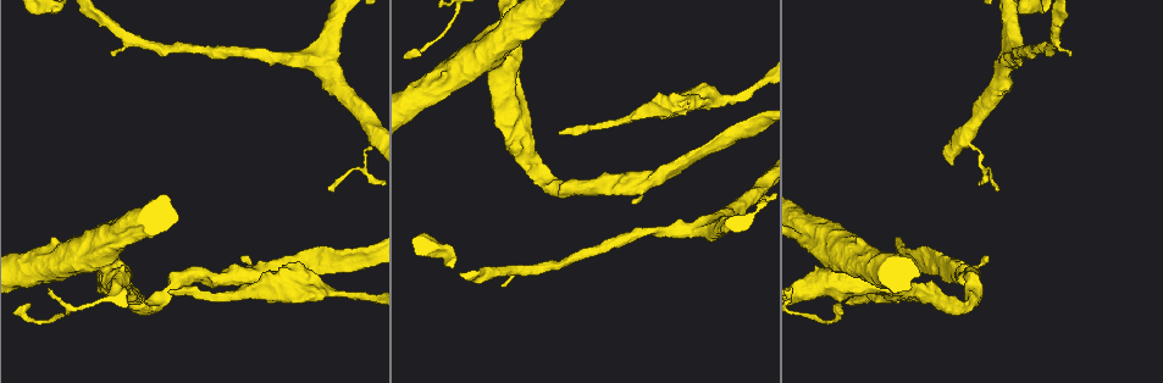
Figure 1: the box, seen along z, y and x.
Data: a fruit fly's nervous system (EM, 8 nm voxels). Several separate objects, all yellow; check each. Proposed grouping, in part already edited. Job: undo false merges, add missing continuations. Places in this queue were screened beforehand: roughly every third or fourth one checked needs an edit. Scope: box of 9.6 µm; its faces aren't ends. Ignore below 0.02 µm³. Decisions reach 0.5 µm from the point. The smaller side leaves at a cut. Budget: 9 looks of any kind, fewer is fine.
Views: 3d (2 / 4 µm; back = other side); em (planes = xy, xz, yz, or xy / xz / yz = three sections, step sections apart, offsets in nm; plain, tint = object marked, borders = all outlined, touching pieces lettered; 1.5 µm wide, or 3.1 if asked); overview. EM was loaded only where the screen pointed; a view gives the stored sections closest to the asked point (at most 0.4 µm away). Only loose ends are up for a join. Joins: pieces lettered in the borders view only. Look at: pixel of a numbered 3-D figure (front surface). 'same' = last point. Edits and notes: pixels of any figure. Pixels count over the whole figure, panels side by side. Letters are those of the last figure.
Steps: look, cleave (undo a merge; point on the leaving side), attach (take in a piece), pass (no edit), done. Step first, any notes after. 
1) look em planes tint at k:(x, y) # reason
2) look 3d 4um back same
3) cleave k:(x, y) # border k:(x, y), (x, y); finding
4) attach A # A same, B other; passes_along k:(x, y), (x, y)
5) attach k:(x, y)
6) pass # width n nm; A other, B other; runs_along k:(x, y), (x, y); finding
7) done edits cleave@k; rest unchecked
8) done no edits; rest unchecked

look em planes borders at 1:(1070, 53) # branch stops here

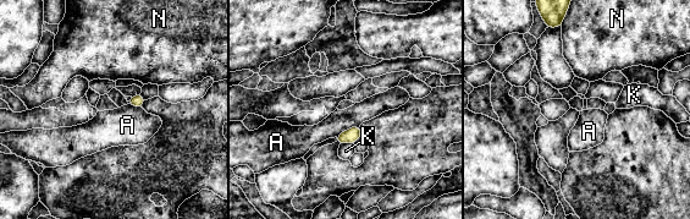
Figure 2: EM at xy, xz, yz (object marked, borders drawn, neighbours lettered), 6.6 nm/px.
pass # A other, K other, N other; border 2:(353, 143), (340, 144); no lettered piece goes on from it

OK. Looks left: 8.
look em planes borders at 1:(280, 56) # sudden change in width

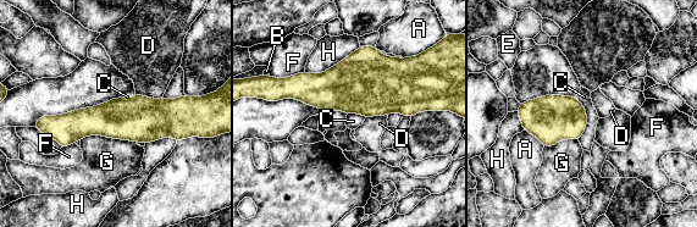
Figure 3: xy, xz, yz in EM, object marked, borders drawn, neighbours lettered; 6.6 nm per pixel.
pass # width 260 nm; A other, B other, C other, D other, E other, F other, G other, H other; border 3:(360, 46), (322, 72), (305, 72); continuous, no second neuron

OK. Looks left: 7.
look em yz step 4 tint at 1:(293, 286) # arms part here

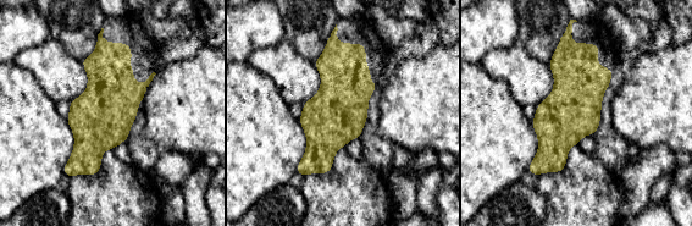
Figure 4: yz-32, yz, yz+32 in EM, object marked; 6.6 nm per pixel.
look em planes borders same

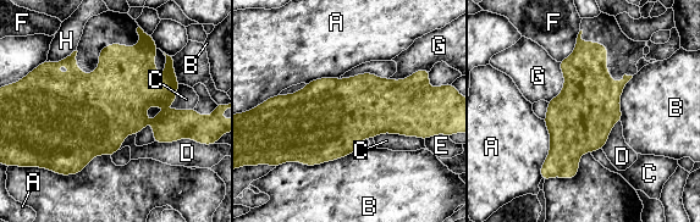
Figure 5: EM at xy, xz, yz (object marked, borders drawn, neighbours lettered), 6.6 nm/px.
pass # A other, B other, C other, D other, E other, F other, G other, H other; border 5:(194, 140), (180, 138), (153, 143); continuous, no second neuron

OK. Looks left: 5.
look 3d 4um at 1:(560, 134)

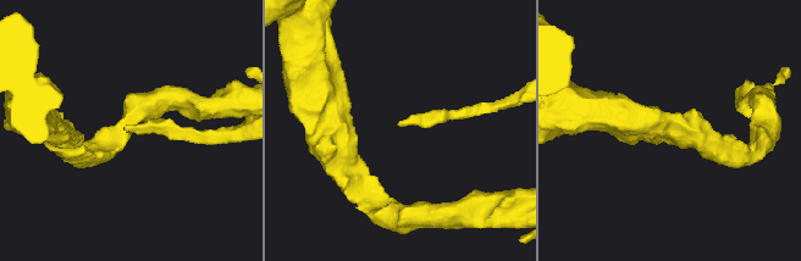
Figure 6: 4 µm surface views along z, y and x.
look em planes borders at 6:(398, 122)

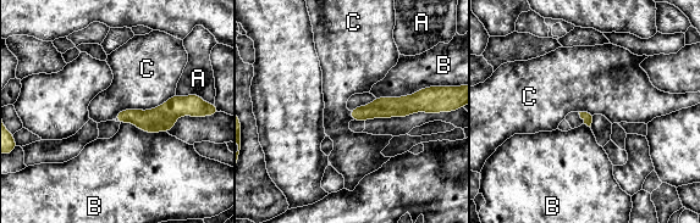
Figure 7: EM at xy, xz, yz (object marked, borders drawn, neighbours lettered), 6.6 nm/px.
pass # longest_contact C 440 nm; A other, B other, C other; border 7:(175, 94), (114, 118); no lettered piece goes on from it

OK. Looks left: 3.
done no edits; rest unchecked

